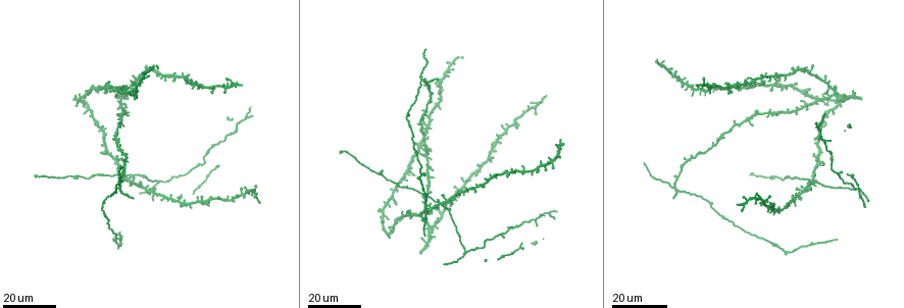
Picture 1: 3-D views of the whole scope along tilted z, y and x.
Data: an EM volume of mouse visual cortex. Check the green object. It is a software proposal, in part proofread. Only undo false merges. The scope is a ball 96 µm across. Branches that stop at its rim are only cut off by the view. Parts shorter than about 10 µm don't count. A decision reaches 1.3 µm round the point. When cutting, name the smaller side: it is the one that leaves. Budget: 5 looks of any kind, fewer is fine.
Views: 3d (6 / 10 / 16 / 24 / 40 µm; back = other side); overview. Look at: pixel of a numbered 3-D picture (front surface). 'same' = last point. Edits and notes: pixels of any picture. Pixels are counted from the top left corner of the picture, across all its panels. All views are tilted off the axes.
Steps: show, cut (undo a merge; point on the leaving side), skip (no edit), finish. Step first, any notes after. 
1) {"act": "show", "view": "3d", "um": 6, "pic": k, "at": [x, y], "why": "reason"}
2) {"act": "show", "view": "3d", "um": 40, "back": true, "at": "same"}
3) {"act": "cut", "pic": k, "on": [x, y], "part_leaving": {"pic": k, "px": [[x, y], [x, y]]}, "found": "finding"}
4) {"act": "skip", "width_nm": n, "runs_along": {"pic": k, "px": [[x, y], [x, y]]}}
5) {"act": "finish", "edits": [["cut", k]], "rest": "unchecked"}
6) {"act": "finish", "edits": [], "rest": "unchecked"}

{"act": "show", "view": "3d", "um": 24, "pic": 1, "at": [134, 174], "why": "three arms meet"}

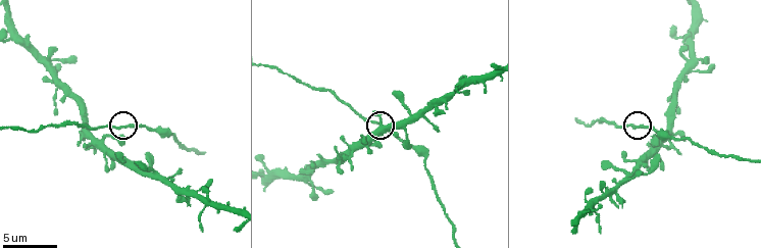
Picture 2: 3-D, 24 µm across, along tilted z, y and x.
{"act": "show", "view": "3d", "um": 6, "pic": 2, "at": [123, 128]}

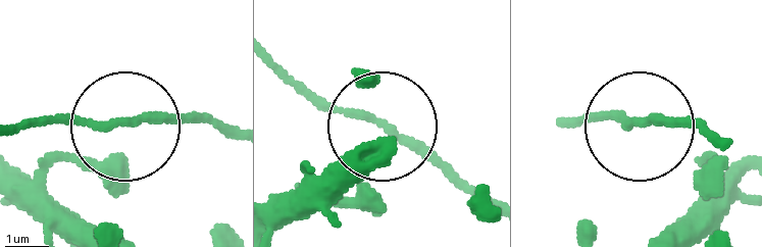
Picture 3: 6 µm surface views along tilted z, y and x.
{"act": "skip", "width_nm": 140, "runs_along": {"pic": 3, "px": [[15, 166], [99, 164], [120, 127], [30, 117]]}, "found": "all the same neuron"}

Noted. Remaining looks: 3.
{"act": "show", "view": "3d", "um": 24, "pic": 1, "at": [422, 79], "why": "three arms meet"}

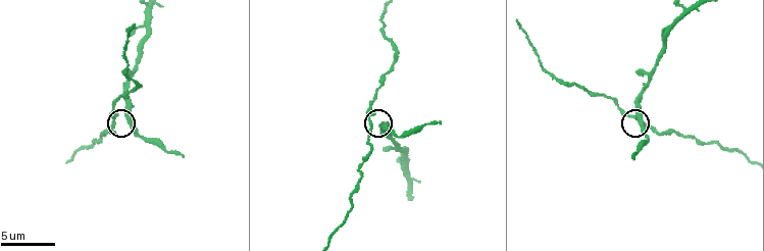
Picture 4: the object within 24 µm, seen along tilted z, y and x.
{"act": "show", "view": "3d", "um": 10, "pic": 4, "at": [372, 124], "why": "zoom in"}

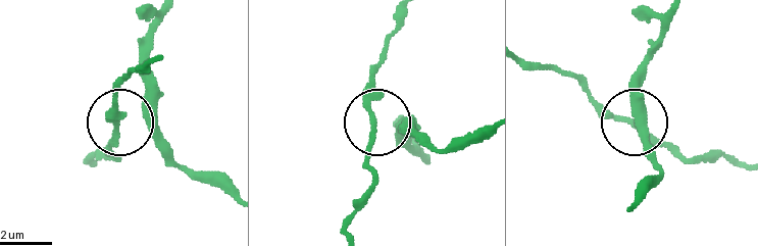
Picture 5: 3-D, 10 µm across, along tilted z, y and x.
{"act": "skip", "side_arm_um": 18, "found": "one neuron here"}

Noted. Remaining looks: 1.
{"act": "finish", "edits": [], "rest": "unchecked"}

